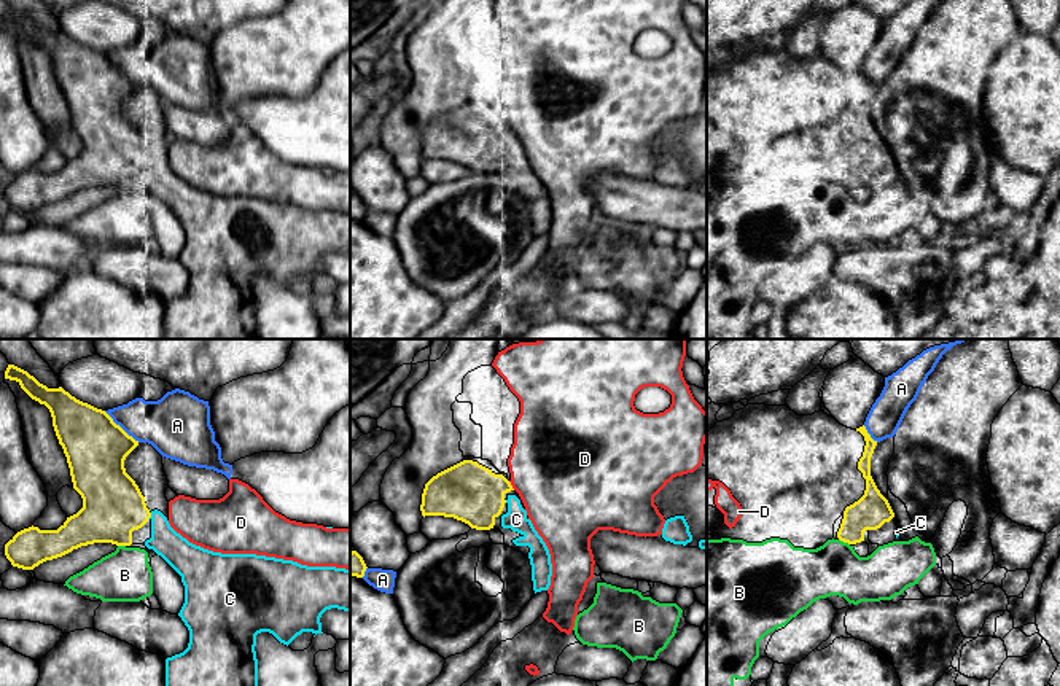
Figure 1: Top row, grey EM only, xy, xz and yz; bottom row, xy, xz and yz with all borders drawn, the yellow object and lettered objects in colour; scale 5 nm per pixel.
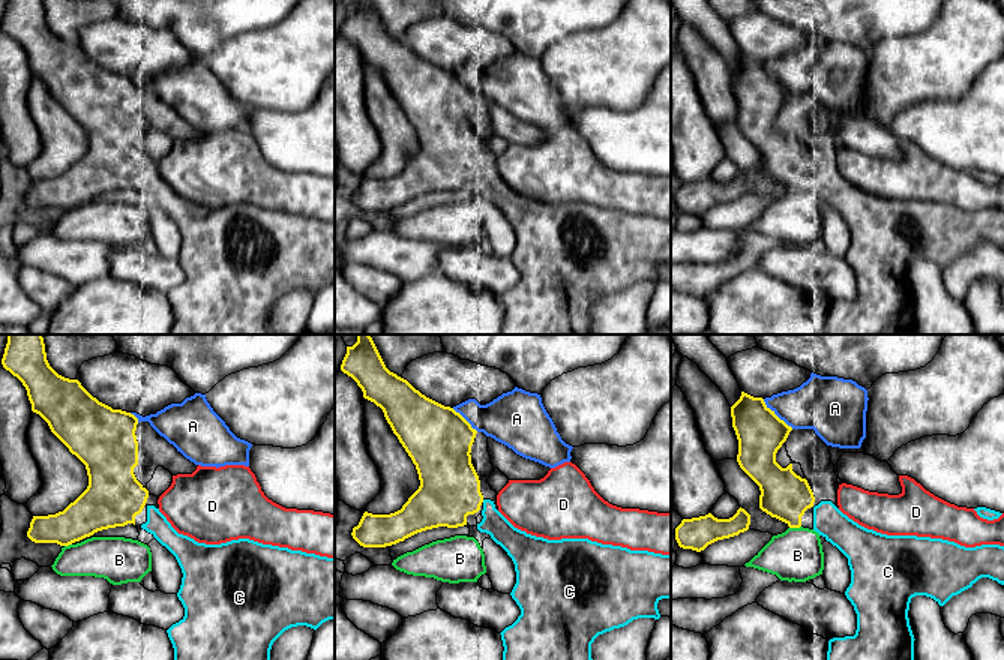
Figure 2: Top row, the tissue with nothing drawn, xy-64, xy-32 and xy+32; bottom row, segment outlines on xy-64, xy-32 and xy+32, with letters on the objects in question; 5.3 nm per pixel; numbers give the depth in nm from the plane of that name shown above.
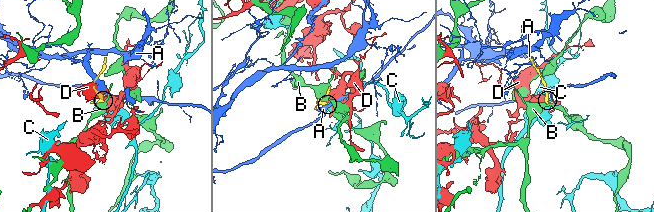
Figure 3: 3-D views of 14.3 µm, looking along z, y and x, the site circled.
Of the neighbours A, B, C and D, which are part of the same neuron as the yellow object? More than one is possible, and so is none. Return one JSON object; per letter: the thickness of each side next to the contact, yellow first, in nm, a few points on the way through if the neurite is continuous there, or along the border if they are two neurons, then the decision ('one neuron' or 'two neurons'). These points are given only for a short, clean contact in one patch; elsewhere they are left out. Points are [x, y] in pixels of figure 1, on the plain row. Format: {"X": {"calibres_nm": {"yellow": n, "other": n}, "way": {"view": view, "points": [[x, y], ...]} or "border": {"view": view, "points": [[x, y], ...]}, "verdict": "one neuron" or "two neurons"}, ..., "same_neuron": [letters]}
{"A": {"calibres_nm": {"yellow": 320, "other": 280}, "verdict": "two neurons"}, "B": {"calibres_nm": {"yellow": 180, "other": 280}, "verdict": "two neurons"}, "C": {"calibres_nm": {"yellow": 320, "other": 160}, "verdict": "one neuron"}, "D": {"calibres_nm": {"yellow": 300, "other": 480}, "verdict": "two neurons"}, "same_neuron": ["C"]}

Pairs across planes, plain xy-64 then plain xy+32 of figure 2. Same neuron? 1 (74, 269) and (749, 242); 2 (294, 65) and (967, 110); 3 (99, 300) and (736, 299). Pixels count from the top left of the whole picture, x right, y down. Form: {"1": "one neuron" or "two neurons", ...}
{"1": "two neurons", "2": "two neurons", "3": "one neuron"}

